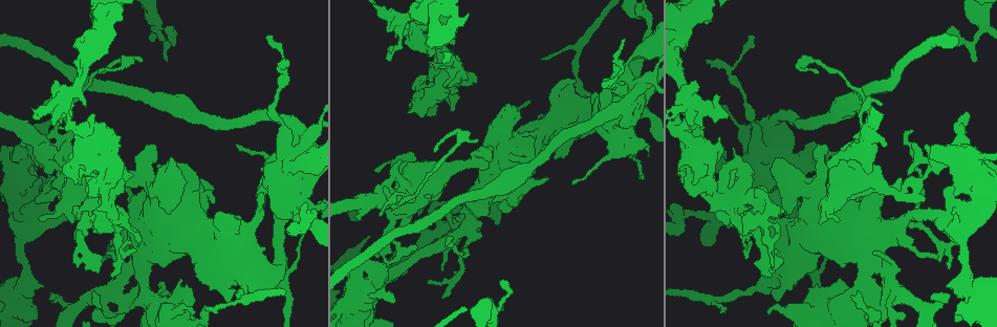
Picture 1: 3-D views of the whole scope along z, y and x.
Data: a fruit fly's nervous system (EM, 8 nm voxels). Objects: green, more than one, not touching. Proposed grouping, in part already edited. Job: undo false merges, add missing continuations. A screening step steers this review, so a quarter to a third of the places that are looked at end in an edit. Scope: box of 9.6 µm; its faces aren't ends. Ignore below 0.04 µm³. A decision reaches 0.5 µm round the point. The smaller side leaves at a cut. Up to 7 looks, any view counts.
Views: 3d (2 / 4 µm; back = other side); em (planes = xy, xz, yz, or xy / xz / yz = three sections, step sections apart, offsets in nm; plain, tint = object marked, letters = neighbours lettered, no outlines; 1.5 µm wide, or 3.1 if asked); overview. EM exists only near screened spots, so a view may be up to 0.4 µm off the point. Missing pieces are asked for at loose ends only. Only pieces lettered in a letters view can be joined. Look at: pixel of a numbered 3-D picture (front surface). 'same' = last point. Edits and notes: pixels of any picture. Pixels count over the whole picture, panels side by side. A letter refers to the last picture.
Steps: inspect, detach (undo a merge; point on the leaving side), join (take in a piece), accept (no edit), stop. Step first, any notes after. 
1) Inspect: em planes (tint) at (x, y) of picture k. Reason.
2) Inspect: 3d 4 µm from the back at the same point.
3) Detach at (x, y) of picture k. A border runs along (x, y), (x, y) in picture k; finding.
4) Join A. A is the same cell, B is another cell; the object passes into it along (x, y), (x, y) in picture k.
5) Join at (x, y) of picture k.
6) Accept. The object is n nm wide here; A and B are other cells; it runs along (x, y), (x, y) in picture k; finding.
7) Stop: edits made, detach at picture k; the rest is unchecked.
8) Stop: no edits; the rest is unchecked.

Inspect: 3d 4 µm at (815, 72) of picture 1. Free end.

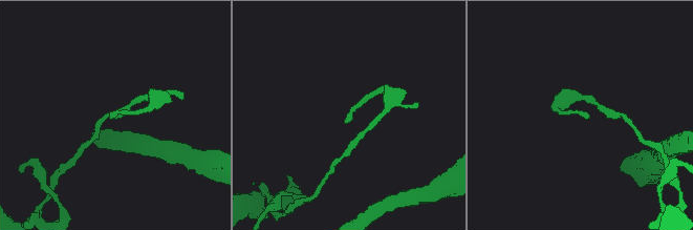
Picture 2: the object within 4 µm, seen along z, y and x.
Inspect: em planes (letters) at (586, 118) of picture 2. Now the EM.

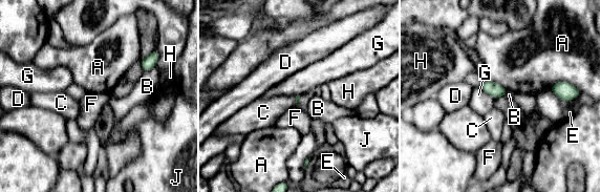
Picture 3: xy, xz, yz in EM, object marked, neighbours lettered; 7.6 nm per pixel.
Accept. The longest contact is with A, 240 nm; A, B, C, D, E, F, G, H and J are other cells; none of them fits.

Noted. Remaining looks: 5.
Inspect: 3d 2 µm at (913, 130) of picture 1. Long arm stops here.

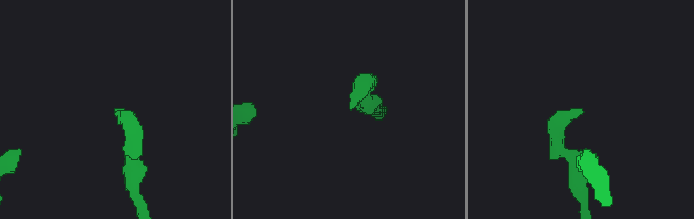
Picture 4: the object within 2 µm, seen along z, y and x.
Inspect: em xy step 8 (plain) at (584, 112) of picture 4. Now the EM.

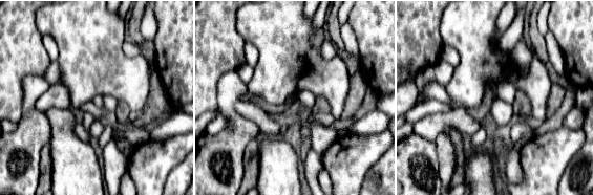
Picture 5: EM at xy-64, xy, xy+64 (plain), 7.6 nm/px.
Inspect: em xy step 8 (letters) at the same point. What lies round it.

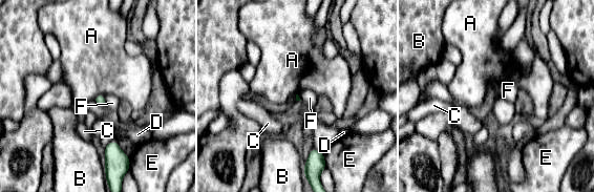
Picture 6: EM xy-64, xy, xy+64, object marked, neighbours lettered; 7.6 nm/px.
Accept. A, B, C, D, E and F are other cells; no lettered piece goes on from it.

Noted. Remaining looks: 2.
Inspect: 3d 2 µm at (773, 265) of picture 1. Tapers out.

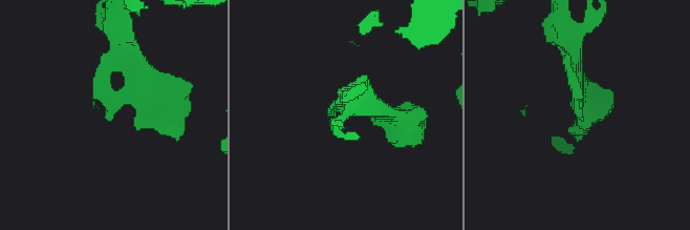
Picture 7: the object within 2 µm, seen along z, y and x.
Inspect: em planes (letters) at (106, 119) of picture 7. Now the EM.

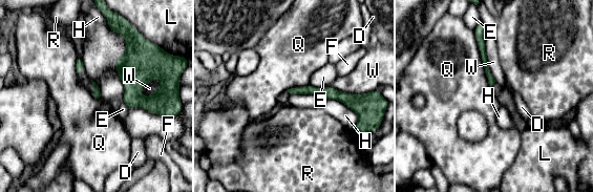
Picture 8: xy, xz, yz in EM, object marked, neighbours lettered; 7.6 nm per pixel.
Accept. The longest contact is with Q, 460 nm; D, E, F, H, L, Q, R and W are other cells; no lettered piece goes on from it.

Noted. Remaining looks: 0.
Stop: no edits; the rest is unchecked.

